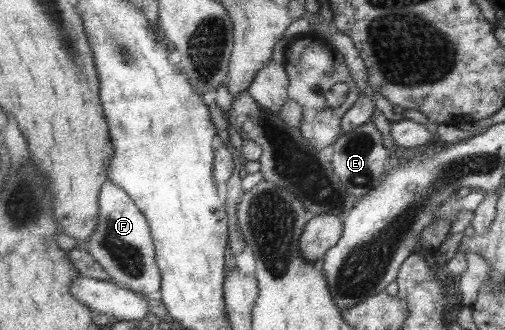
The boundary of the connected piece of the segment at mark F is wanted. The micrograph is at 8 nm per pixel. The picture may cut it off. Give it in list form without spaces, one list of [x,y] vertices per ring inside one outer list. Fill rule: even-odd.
[[[110,181],[102,187],[100,208],[97,231],[86,242],[85,249],[110,272],[115,283],[141,295],[157,296],[159,269],[155,265],[154,247],[145,217],[129,198],[129,193]]]

